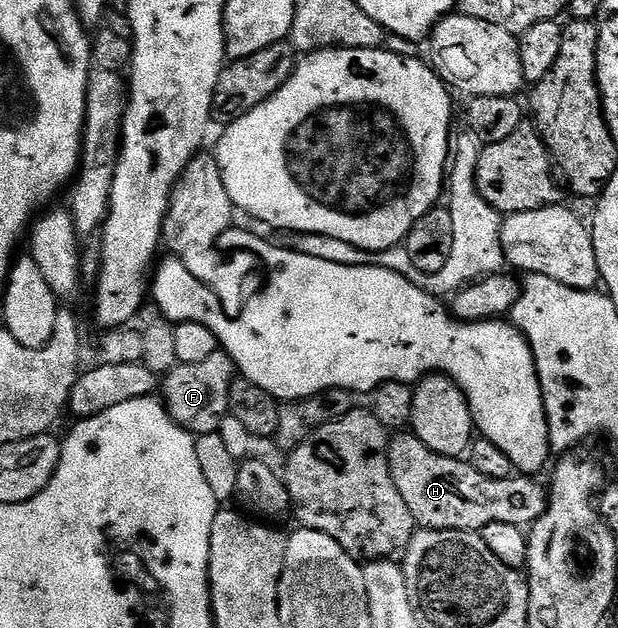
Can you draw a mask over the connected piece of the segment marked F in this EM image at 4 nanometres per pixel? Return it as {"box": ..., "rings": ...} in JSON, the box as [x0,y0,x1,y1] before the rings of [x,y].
{"box":[160,352,236,438],"rings":[[[213,352],[210,357],[204,358],[204,362],[192,362],[191,364],[178,364],[170,372],[165,373],[160,380],[160,399],[166,405],[166,413],[174,419],[185,432],[191,432],[196,438],[207,436],[218,431],[220,422],[230,411],[228,406],[228,390],[236,378],[236,369],[232,358],[227,352]]]}

